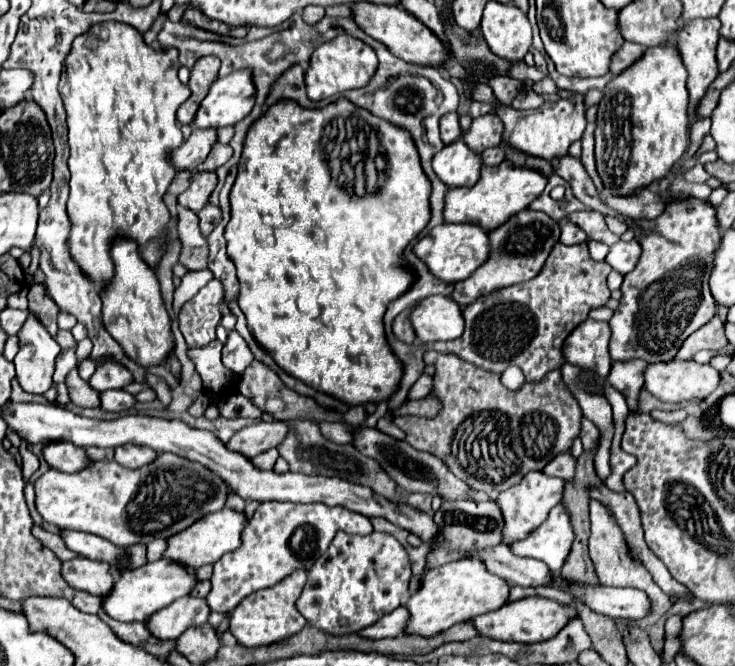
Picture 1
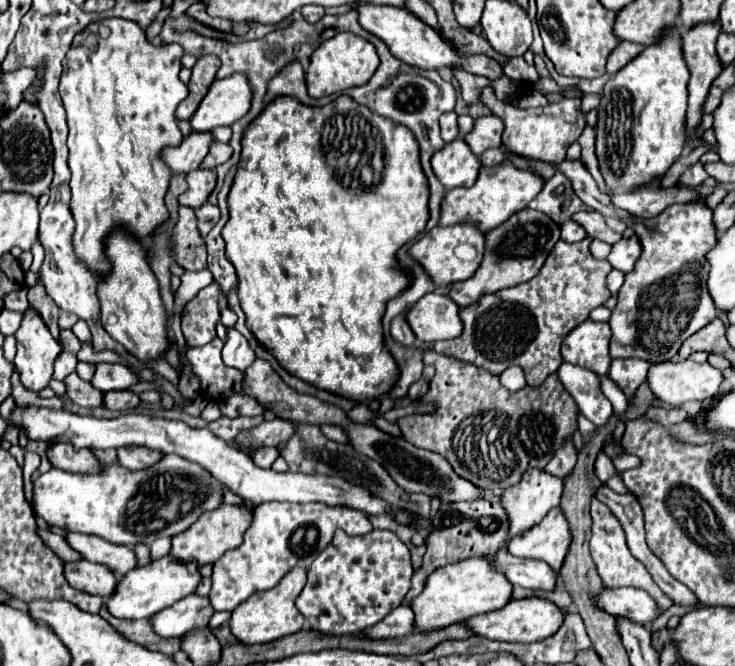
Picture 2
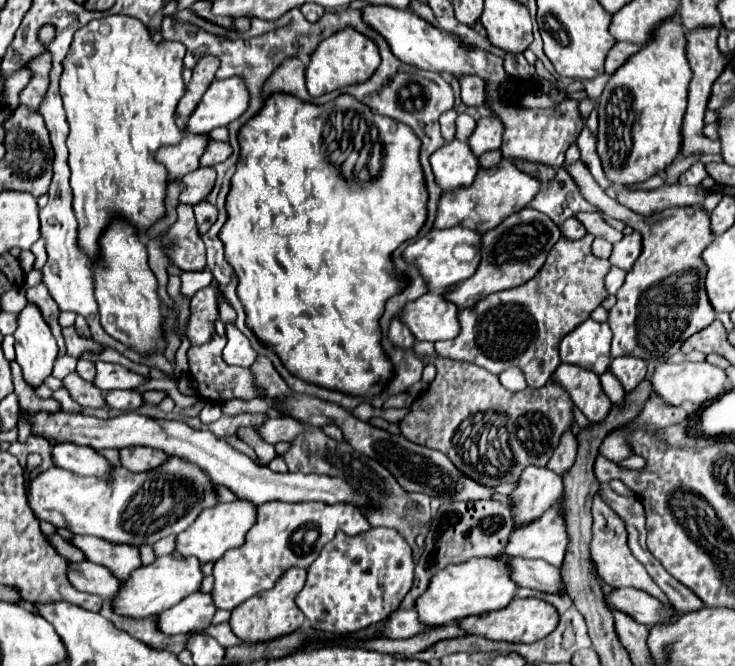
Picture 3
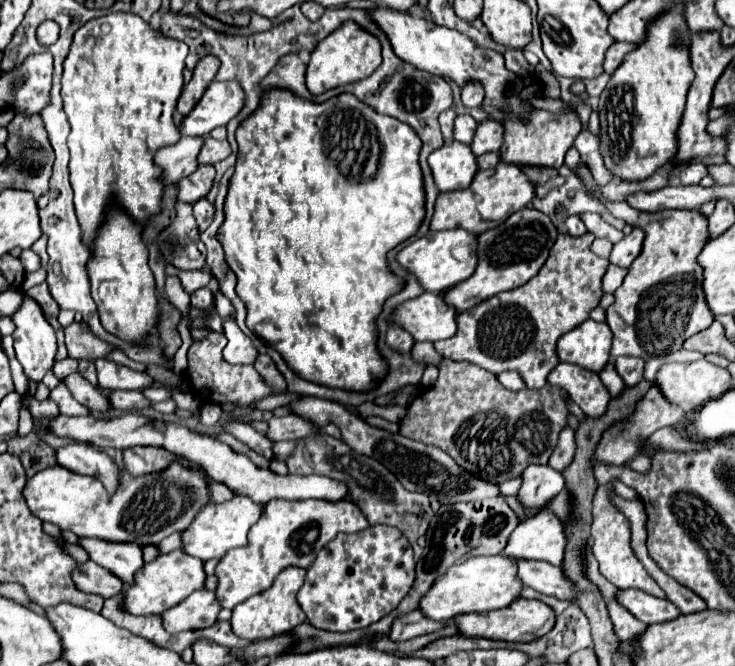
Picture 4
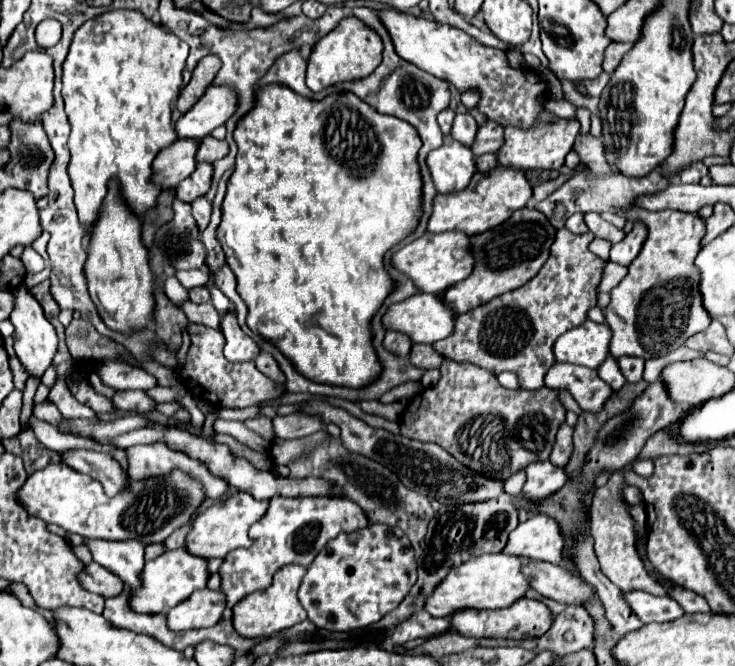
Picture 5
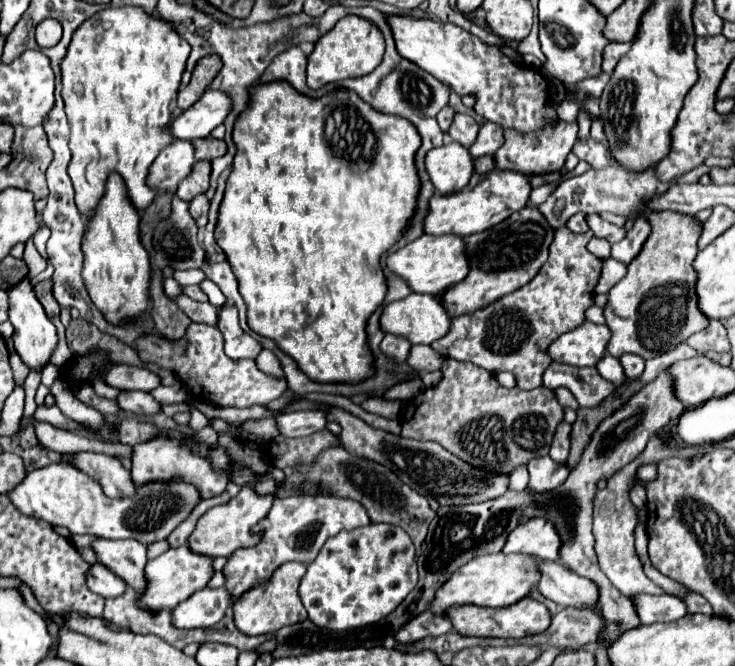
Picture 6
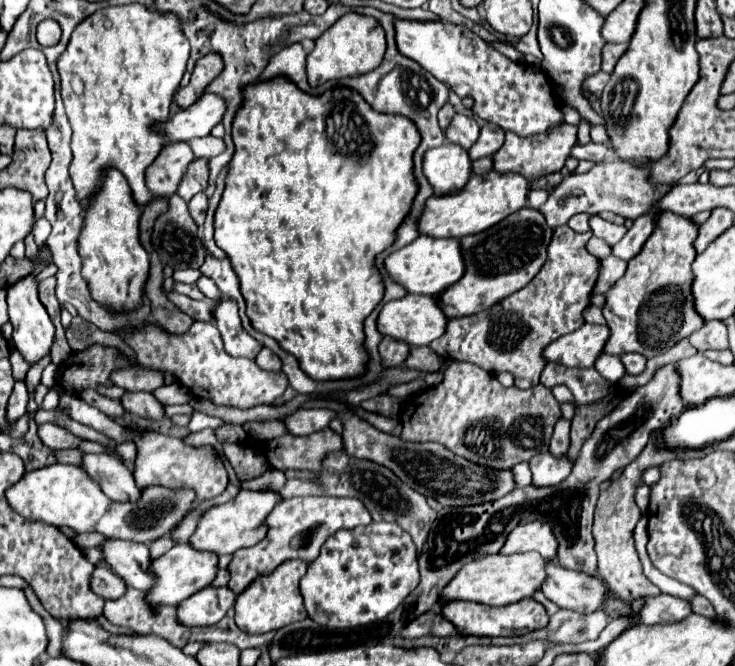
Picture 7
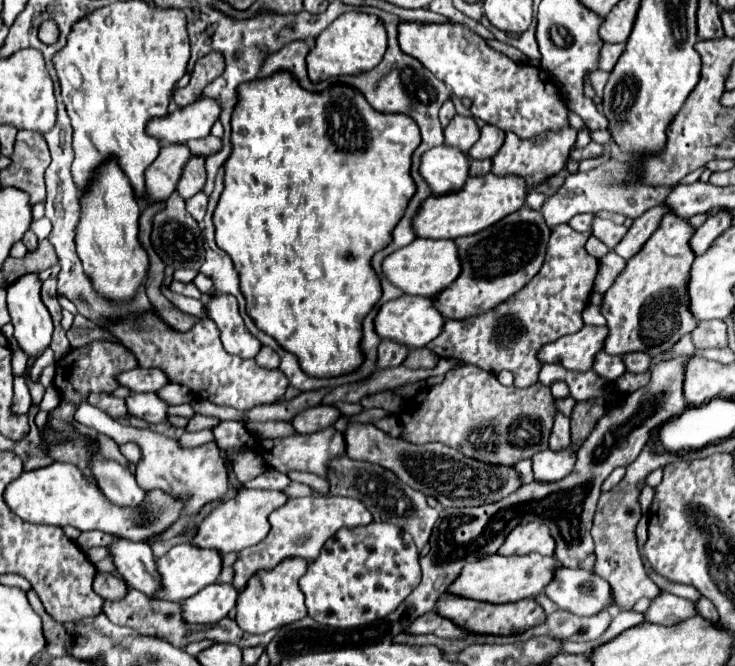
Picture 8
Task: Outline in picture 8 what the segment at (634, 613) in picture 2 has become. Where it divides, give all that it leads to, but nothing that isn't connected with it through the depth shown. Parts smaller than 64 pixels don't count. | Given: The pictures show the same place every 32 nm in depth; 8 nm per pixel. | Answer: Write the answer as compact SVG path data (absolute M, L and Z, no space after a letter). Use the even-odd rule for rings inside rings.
M660 594L650 602L650 608L644 612L644 622L668 626L682 622L688 616L696 616L696 608L690 600L678 598L674 594Z

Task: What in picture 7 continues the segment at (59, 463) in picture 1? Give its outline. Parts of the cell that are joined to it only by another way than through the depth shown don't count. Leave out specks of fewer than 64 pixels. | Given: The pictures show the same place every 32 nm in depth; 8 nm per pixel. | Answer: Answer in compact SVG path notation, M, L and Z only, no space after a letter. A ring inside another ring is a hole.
M84 454L80 468L100 484L108 498L120 502L140 498L140 490L132 480L132 472L118 458L110 454Z

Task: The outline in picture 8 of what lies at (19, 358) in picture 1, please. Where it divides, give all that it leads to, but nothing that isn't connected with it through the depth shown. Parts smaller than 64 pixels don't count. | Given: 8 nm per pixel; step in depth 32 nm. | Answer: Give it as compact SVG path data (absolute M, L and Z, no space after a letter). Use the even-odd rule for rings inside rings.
M28 274L22 276L20 280L16 280L10 288L8 288L8 312L10 312L10 322L14 324L14 338L20 346L20 350L28 356L28 358L38 358L44 354L44 350L50 346L52 342L52 332L54 332L54 324L52 318L48 316L48 310L44 308L42 300L40 300L40 280L38 274Z

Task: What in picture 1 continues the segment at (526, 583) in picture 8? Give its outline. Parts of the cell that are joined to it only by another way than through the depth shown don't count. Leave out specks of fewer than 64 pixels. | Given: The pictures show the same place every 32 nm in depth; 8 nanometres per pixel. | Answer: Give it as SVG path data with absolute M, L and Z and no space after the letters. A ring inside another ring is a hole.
M464 558L430 568L420 580L420 590L412 594L404 604L406 610L410 612L404 634L434 638L436 634L446 632L454 624L468 622L480 614L498 610L500 606L506 604L508 590L510 586L506 584L506 580L500 580L500 576L492 576L484 568L484 564L480 564L480 560Z

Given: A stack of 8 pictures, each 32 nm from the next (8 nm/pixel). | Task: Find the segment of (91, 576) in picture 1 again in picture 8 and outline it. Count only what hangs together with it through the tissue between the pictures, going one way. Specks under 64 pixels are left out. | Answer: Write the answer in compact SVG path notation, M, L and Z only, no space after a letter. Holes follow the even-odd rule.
M96 572L92 588L104 600L120 600L128 592L128 586L124 584L124 580L114 572Z

